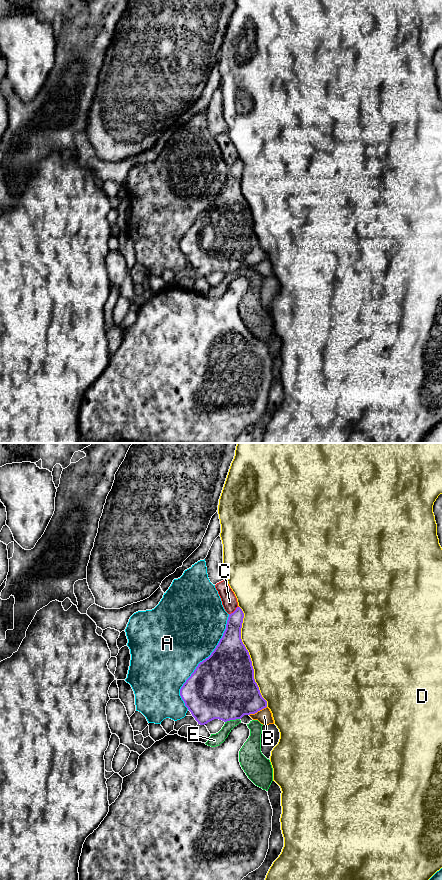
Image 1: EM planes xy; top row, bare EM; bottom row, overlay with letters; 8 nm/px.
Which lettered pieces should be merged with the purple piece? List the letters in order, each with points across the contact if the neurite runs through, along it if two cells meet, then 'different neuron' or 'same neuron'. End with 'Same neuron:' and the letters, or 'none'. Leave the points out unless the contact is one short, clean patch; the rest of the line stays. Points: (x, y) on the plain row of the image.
A: different neuron
B: different neuron
C: different neuron
D: different neuron
E: different neuron
Same neuron: none

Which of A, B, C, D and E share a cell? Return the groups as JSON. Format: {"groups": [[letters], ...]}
{"groups": [["A"], ["B", "E"], ["C"], ["D"]]}

